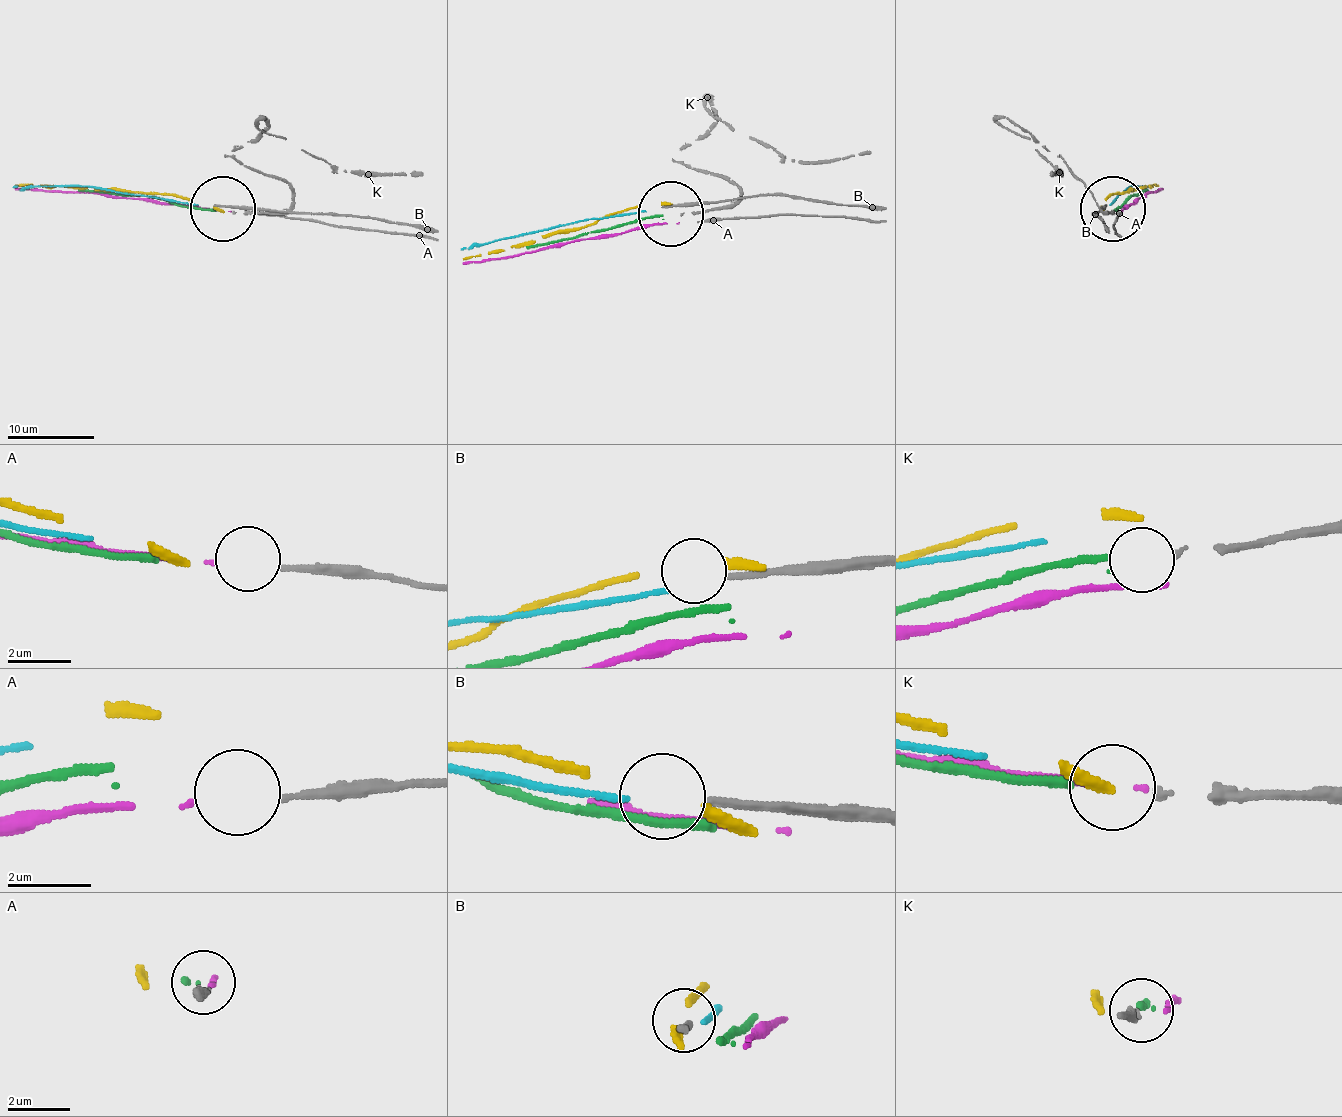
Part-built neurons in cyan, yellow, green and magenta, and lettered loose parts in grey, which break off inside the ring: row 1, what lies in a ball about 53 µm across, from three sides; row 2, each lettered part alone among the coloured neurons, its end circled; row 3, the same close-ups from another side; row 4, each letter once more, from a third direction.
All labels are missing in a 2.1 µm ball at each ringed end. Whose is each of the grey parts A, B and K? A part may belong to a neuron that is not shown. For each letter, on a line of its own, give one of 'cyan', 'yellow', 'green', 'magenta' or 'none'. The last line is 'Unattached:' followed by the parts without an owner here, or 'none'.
A: magenta
B: none
K: green
Unattached: B

